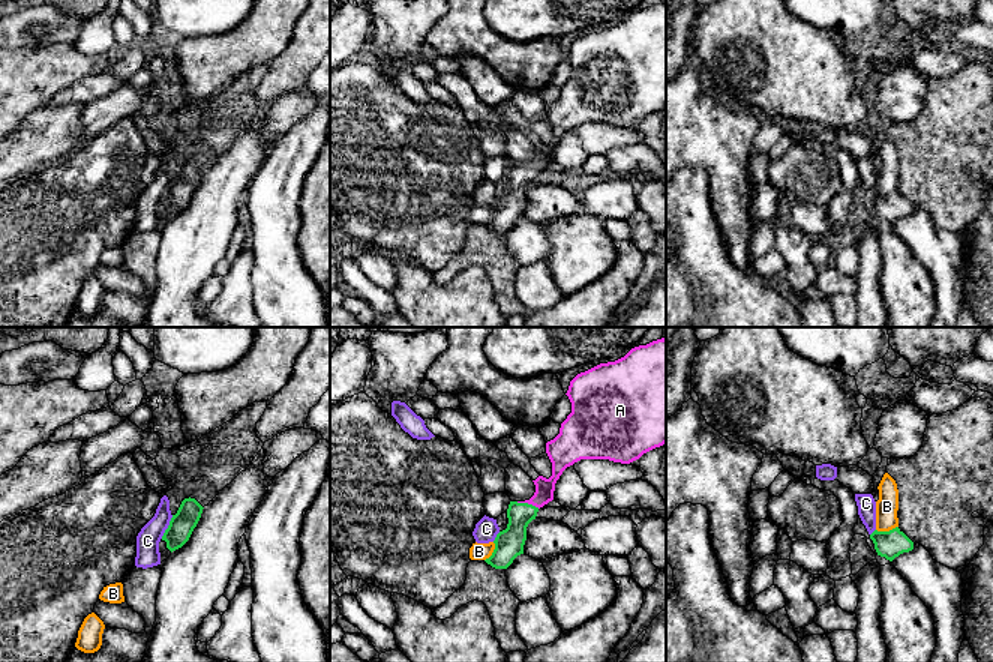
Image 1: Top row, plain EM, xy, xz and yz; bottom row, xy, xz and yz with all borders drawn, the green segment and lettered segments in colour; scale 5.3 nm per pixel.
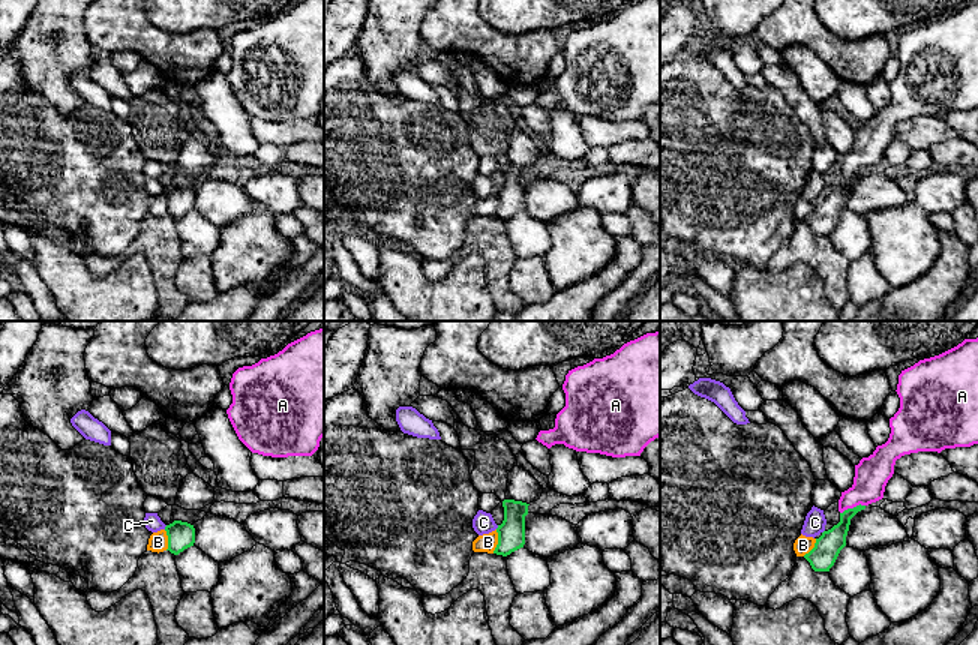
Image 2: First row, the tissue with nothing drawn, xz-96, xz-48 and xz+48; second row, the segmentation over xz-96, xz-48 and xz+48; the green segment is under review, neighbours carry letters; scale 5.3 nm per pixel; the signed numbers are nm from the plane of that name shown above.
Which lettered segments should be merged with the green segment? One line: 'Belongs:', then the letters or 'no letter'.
Belongs: A

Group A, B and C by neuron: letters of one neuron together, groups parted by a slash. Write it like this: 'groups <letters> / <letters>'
groups A / B / C

